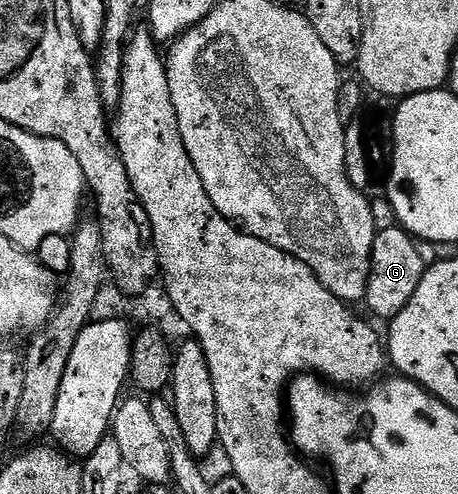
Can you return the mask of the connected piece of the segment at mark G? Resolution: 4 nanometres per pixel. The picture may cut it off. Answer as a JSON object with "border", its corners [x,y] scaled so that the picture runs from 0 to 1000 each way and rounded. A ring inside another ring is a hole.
{"border":[[[871,457],[828,464],[819,478],[817,502],[810,510],[810,555],[801,571],[801,599],[797,617],[810,632],[838,644],[843,652],[865,644],[869,632],[895,611],[895,603],[910,589],[921,559],[932,547],[932,528],[908,502],[906,484]]]}

